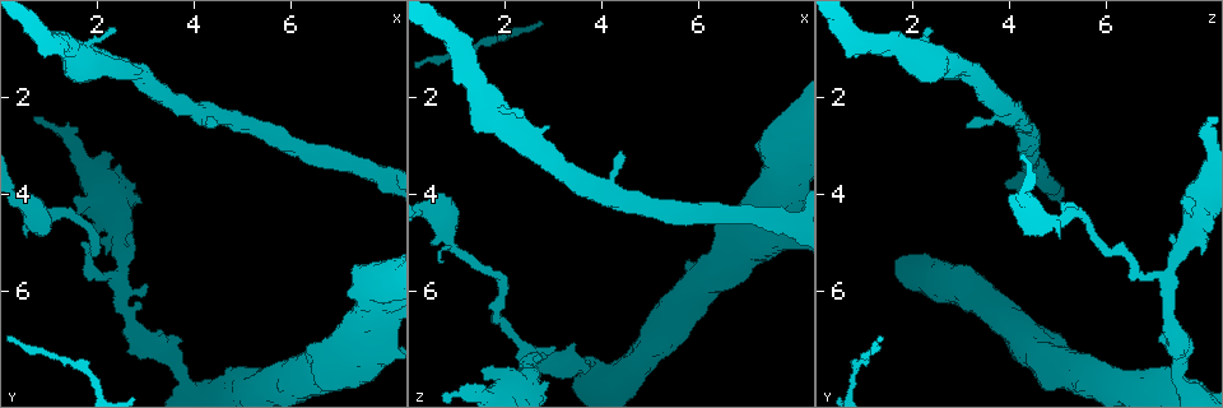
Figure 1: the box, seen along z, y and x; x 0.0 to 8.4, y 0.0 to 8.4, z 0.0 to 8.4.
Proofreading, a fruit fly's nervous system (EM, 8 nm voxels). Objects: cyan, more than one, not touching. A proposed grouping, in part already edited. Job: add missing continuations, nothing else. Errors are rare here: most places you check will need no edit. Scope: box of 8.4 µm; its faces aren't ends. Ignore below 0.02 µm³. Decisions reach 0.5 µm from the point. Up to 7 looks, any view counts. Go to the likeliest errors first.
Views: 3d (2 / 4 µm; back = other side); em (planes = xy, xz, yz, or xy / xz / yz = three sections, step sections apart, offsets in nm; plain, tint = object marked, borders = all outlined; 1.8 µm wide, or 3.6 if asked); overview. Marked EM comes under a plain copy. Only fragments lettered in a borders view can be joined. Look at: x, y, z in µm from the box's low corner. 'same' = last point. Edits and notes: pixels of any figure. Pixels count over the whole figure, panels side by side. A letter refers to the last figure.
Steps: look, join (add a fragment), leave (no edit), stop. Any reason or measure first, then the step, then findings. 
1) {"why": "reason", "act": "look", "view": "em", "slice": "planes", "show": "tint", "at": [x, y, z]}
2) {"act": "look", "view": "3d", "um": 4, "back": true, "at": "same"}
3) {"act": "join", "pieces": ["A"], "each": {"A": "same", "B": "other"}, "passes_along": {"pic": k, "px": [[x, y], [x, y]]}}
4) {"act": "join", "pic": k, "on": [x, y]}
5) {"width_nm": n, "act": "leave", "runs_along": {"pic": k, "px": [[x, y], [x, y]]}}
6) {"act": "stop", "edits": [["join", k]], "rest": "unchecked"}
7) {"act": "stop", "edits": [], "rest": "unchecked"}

{"why": "thick turns thin", "act": "look", "view": "3d", "um": 2, "back": true, "at": [0.90, 4.45, 5.15]}

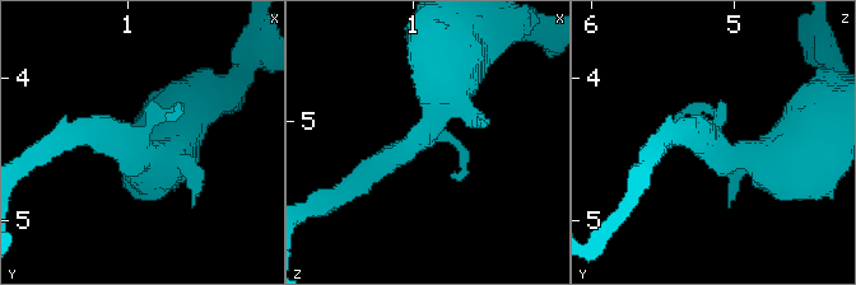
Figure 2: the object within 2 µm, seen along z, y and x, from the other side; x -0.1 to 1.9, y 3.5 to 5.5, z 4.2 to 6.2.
{"why": "shape alone is not enough", "act": "look", "view": "em", "slice": "yz", "step": 16, "show": "tint", "at": [0.94, 4.48, 5.10]}

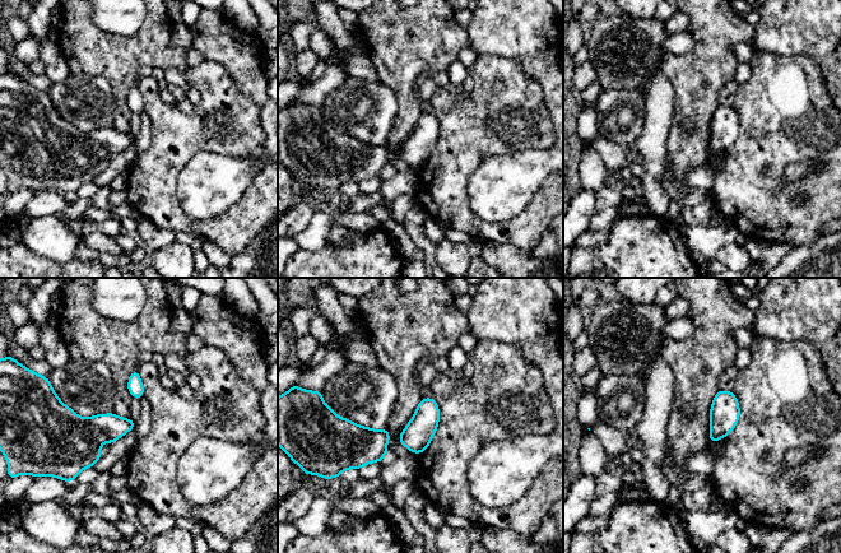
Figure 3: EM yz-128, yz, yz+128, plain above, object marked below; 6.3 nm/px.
{"act": "look", "view": "em", "slice": "planes", "show": "borders", "at": "same"}

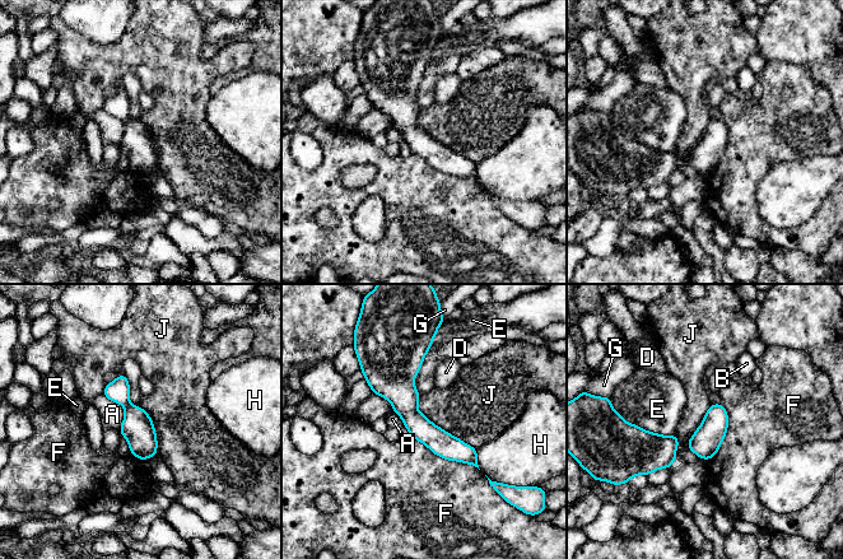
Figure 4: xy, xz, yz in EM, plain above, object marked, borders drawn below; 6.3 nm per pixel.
{"width_nm": 160, "act": "leave", "each": {"A": "other", "B": "other", "D": "other", "E": "other", "F": "other", "G": "other", "H": "other", "J": "other"}, "found": "none of them fits"}

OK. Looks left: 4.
{"why": "branch stops here", "act": "look", "view": "em", "um": 3.6, "slice": "planes", "show": "borders", "at": [1.65, 4.40, 7.75]}

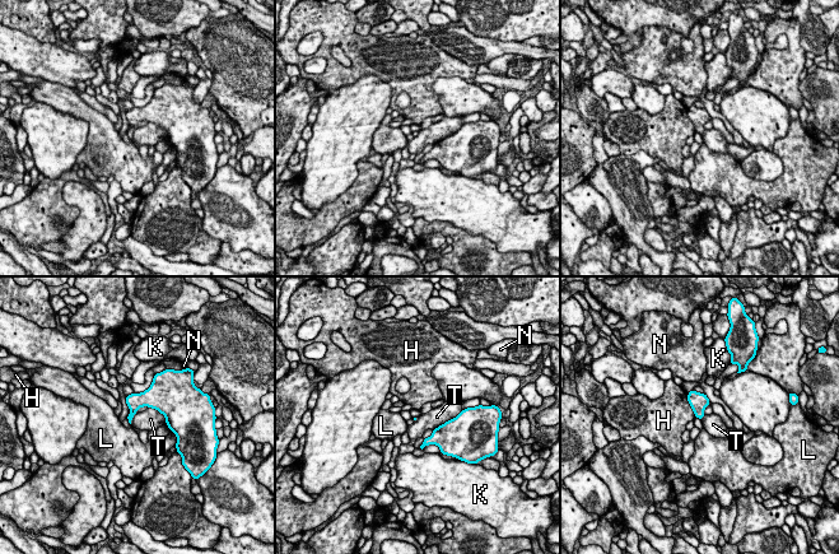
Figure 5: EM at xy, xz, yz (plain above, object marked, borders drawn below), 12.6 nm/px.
{"longest_contact_nm": ["T", 460], "act": "leave", "each": {"H": "other", "K": "other", "L": "other", "N": "other", "T": "other"}, "border": {"pic": 5, "px": [[461, 410], [433, 431]]}, "found": "none of them fits"}

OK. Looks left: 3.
{"why": "an open end", "act": "look", "view": "3d", "um": 2, "at": [4.30, 2.65, 3.10]}

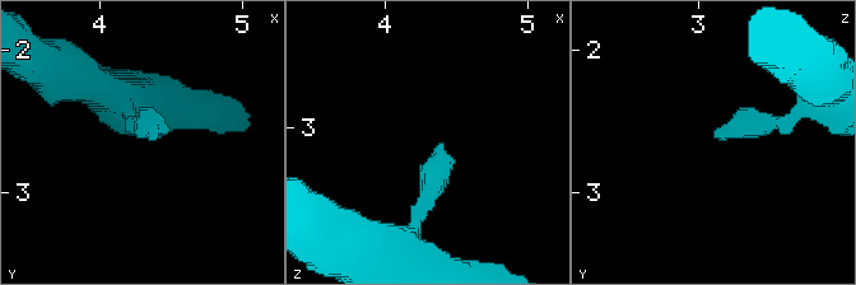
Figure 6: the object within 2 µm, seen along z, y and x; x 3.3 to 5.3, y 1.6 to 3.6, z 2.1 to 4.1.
{"why": "now the EM", "act": "look", "view": "em", "slice": "planes", "show": "tint", "at": [4.34, 2.62, 3.14]}

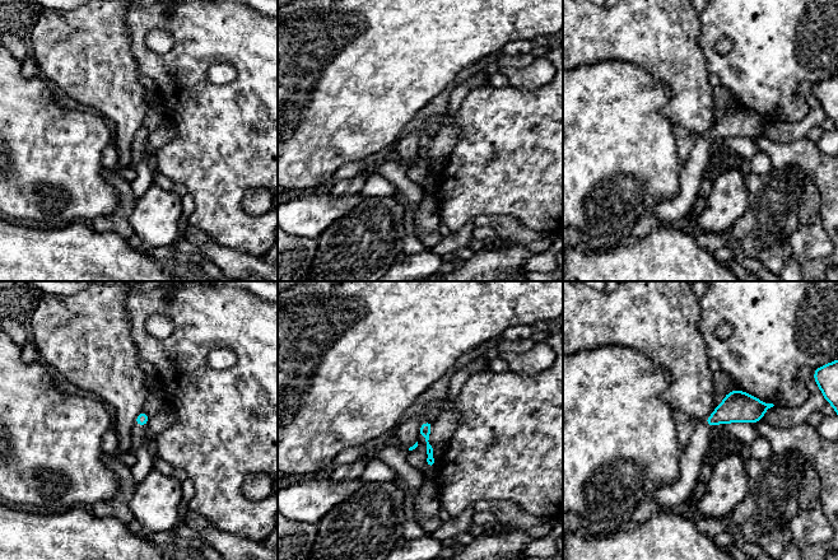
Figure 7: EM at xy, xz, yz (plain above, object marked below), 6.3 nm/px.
{"why": "see the neighbours", "act": "look", "view": "em", "slice": "planes", "show": "borders", "at": "same"}

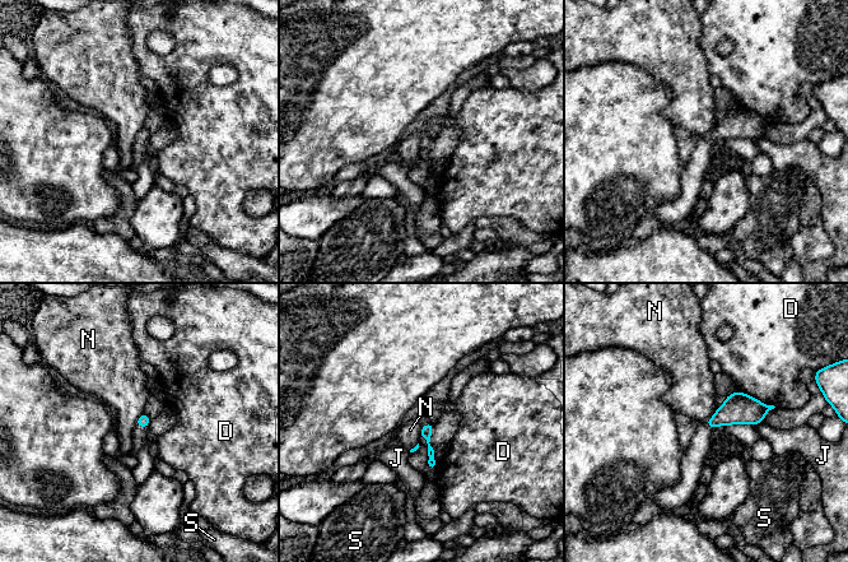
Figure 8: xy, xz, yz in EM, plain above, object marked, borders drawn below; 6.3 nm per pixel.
{"longest_contact_nm": ["D", 260], "act": "leave", "each": {"D": "other", "J": "other", "N": "other", "S": "other"}, "runs_along": {"pic": 8, "px": [[429, 427], [428, 445], [433, 465]]}, "found": "none of them fits"}

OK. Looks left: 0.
{"act": "stop", "edits": [], "rest": "unchecked"}

